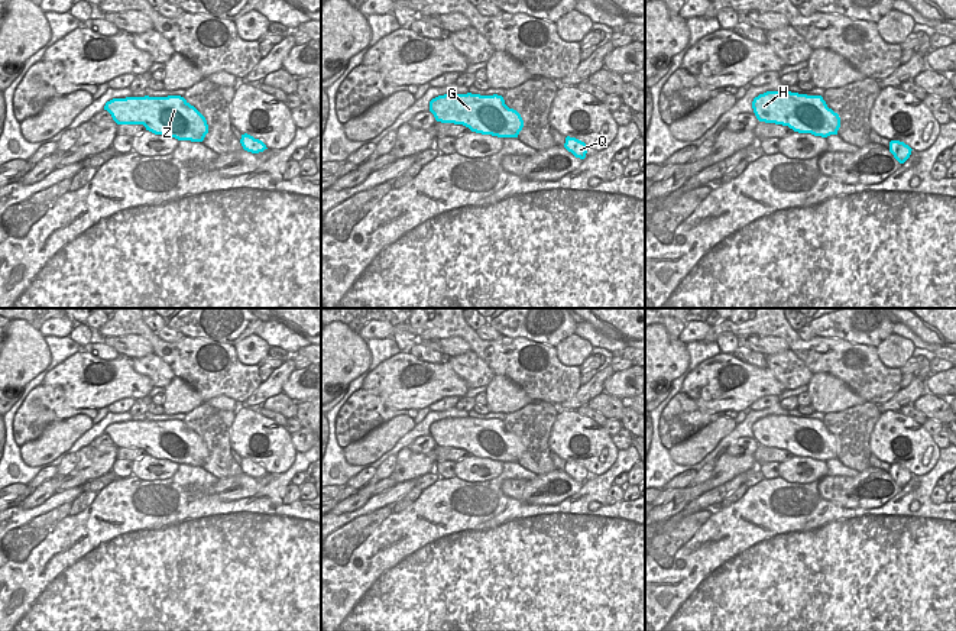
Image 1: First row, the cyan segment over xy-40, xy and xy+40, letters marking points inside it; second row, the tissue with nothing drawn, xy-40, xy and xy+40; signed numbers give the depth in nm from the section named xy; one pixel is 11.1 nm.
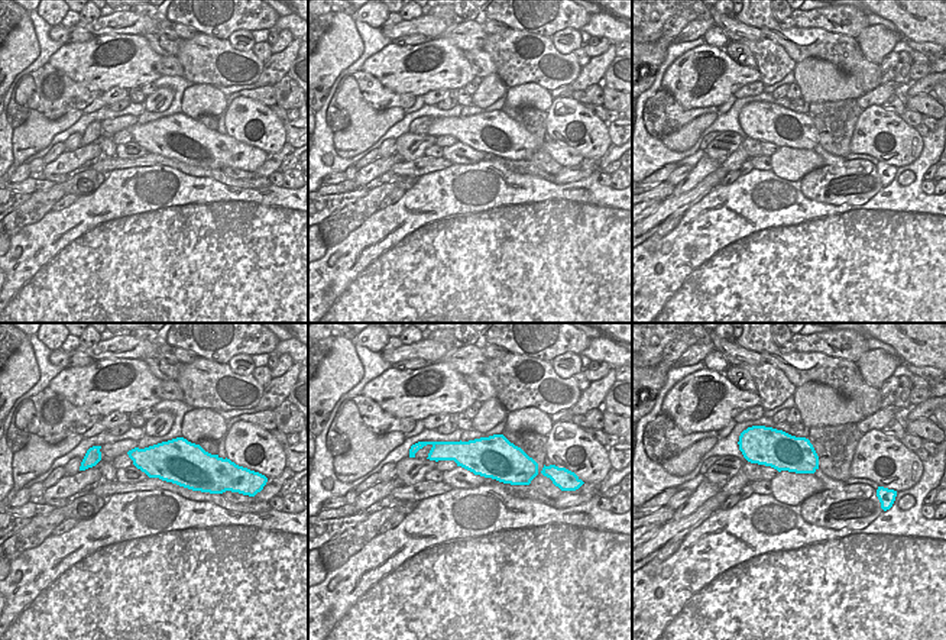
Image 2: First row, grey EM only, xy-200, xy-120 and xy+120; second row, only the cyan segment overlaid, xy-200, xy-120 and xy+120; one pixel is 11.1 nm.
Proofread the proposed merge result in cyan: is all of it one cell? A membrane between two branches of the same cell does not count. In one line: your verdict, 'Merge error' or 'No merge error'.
No merge error

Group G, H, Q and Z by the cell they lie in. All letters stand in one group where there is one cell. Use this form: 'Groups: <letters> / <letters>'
Groups: G H Q Z

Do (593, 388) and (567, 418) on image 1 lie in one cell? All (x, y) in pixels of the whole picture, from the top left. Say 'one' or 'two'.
two

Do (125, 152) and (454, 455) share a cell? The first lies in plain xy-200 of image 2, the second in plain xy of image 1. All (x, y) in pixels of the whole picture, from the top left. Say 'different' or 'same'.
different

